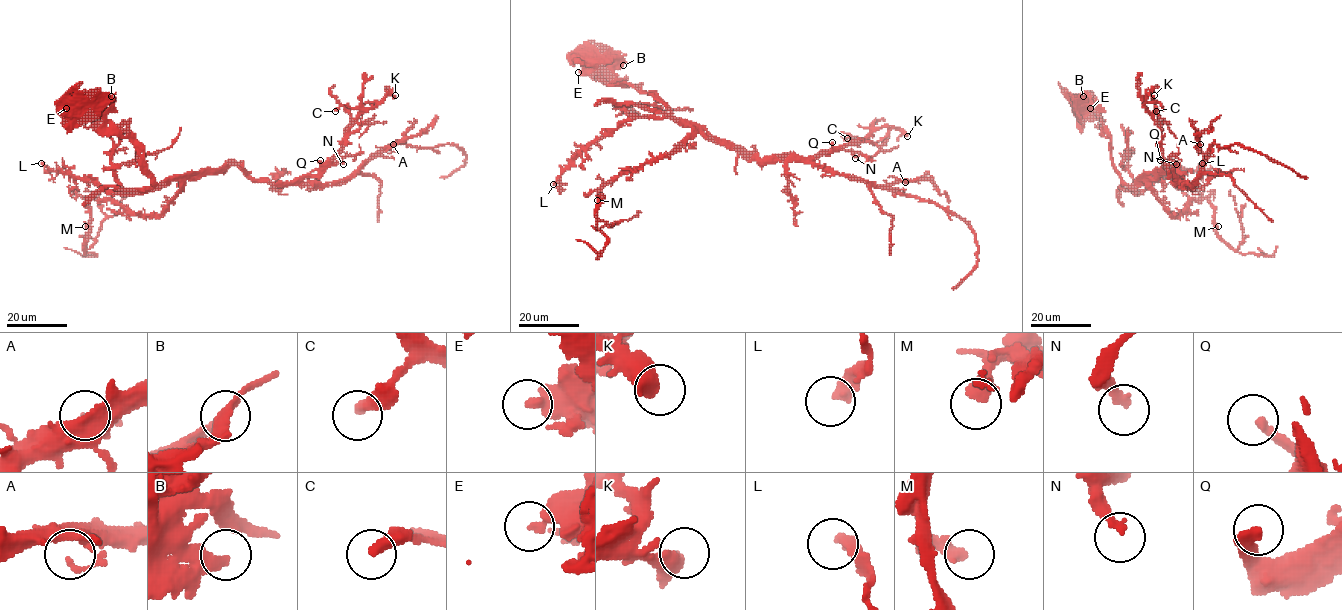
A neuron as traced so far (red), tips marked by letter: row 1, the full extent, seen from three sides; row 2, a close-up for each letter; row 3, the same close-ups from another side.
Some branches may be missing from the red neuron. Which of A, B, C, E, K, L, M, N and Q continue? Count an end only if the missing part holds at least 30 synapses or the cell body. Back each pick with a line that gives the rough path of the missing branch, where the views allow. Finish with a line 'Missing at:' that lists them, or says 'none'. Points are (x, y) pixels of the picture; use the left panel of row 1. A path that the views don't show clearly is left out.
Q: course (320, 160), (311, 142), (312, 129), (315, 125), (317, 128)
Missing at: Q

